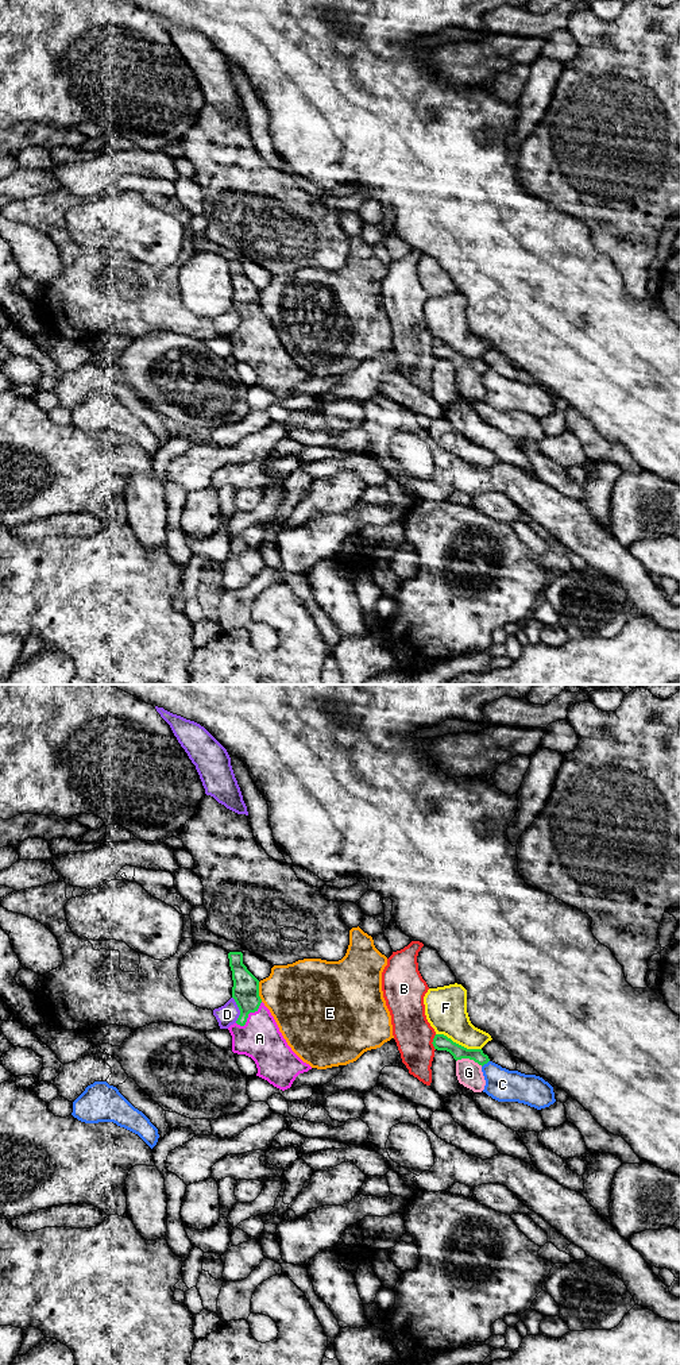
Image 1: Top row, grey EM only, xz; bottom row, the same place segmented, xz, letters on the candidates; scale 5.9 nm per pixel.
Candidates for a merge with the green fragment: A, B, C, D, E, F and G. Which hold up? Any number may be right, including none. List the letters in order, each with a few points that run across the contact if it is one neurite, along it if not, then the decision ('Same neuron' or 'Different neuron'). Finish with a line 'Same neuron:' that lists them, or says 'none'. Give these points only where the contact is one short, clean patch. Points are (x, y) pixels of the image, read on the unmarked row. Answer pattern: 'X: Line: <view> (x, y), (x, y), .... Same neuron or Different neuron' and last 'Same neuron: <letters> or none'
A: Same neuron
B: Different neuron
C: Line: xz (489, 369), (482, 376). Different neuron
D: Line: xz (232, 305), (239, 319), (236, 331). Different neuron
E: Different neuron
F: Different neuron
G: Line: xz (456, 369), (472, 367), (482, 374). Different neuron
Same neuron: A

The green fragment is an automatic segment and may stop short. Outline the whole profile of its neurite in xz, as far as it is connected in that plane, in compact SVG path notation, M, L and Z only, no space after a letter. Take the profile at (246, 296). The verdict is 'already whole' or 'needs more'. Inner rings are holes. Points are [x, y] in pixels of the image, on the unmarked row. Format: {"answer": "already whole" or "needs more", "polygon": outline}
{"answer": "needs more", "polygon": "M229 261L228 267L233 289L232 306L240 319L237 329L228 336L232 344L232 360L251 366L258 377L256 385L285 400L300 382L308 381L312 375L287 354L274 325L259 305L259 289L243 273L243 262Z"}

